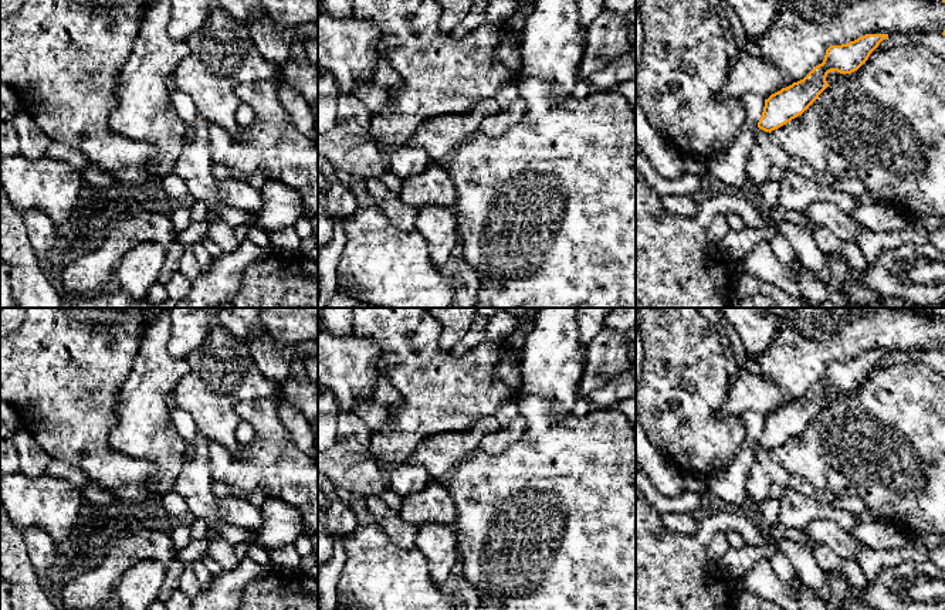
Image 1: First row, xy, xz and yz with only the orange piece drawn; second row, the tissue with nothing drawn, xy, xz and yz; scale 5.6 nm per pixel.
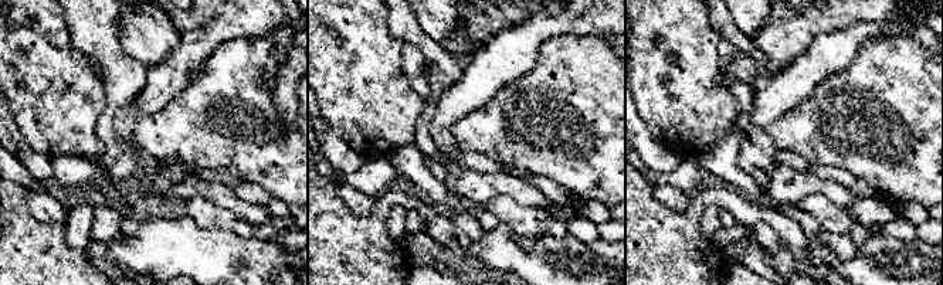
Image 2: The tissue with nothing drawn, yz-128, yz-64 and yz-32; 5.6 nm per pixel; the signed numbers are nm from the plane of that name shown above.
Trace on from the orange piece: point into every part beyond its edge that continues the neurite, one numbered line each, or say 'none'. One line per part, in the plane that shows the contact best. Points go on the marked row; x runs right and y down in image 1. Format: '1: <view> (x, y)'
1: yz (766, 161)

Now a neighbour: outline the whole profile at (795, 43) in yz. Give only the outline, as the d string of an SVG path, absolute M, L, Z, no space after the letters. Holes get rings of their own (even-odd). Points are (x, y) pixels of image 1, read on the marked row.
M775 0L776 17L756 40L758 55L742 55L729 61L729 78L718 94L719 101L742 101L755 94L763 101L772 94L803 79L822 64L830 45L841 45L866 34L921 35L944 33L945 3L942 0Z

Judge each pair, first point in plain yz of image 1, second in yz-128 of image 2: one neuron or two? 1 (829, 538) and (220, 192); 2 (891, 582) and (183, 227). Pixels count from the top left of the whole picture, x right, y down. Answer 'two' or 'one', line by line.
1: two
2: one

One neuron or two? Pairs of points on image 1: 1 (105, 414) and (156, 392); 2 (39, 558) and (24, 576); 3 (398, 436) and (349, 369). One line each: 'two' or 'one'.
1: two
2: two
3: two

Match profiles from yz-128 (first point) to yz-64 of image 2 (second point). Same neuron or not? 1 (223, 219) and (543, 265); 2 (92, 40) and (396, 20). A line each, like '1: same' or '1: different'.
1: different
2: same

